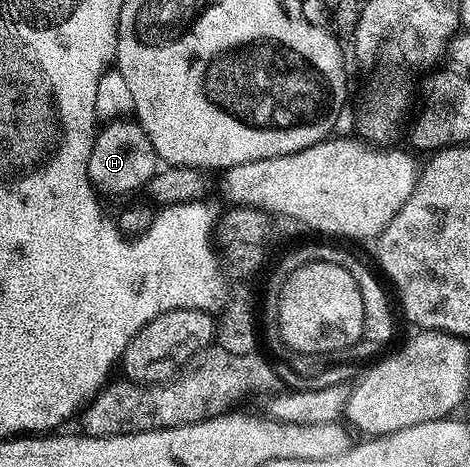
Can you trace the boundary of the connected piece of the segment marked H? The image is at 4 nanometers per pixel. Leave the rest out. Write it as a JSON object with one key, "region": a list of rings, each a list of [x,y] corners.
{"region":[[[132,118],[116,119],[102,127],[105,128],[96,132],[87,165],[89,181],[93,184],[94,191],[102,196],[140,192],[159,170],[155,145],[151,145],[147,133],[143,133],[141,124]]]}

